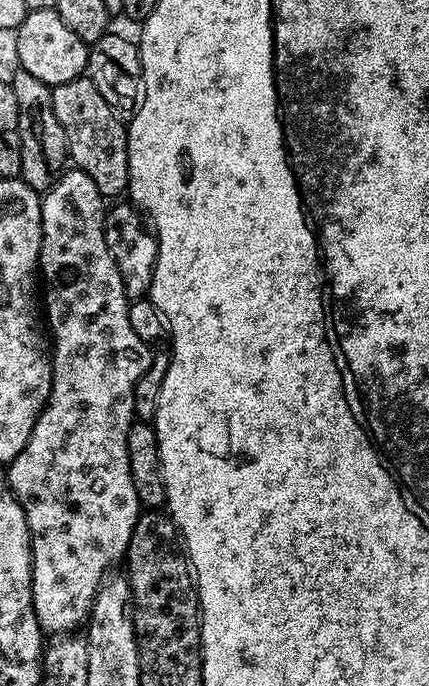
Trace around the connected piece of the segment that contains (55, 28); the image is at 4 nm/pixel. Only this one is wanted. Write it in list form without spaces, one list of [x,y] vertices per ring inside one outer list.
[[[55,8],[29,11],[16,32],[19,67],[34,74],[34,78],[38,78],[46,85],[55,86],[85,75],[89,45],[84,44],[82,38],[78,38],[78,34],[74,34],[74,30],[66,26],[66,22],[62,22]]]

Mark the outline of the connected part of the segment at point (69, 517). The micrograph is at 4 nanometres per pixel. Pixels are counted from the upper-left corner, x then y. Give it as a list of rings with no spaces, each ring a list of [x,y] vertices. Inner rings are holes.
[[[72,166],[61,171],[60,175],[53,180],[48,191],[43,193],[40,209],[42,210],[42,246],[40,247],[40,263],[38,265],[42,284],[49,288],[48,293],[43,293],[42,304],[46,309],[46,324],[50,329],[51,339],[54,341],[52,353],[52,393],[48,396],[48,402],[40,411],[36,419],[34,430],[22,446],[22,450],[7,465],[6,479],[8,488],[14,494],[14,498],[22,506],[24,517],[28,523],[28,535],[32,537],[32,605],[36,611],[36,617],[40,623],[41,633],[56,632],[52,634],[72,634],[77,631],[76,627],[83,625],[92,612],[100,583],[106,579],[110,570],[116,563],[125,559],[130,542],[130,534],[134,534],[136,519],[142,511],[138,502],[138,494],[134,494],[134,478],[130,478],[130,458],[126,454],[126,434],[128,428],[134,422],[134,386],[138,378],[150,366],[152,352],[149,345],[143,344],[134,334],[128,317],[128,295],[124,292],[122,278],[118,274],[118,266],[114,266],[114,258],[110,258],[110,250],[106,246],[104,237],[104,214],[106,211],[105,197],[101,196],[98,186],[89,176],[78,167]]]

